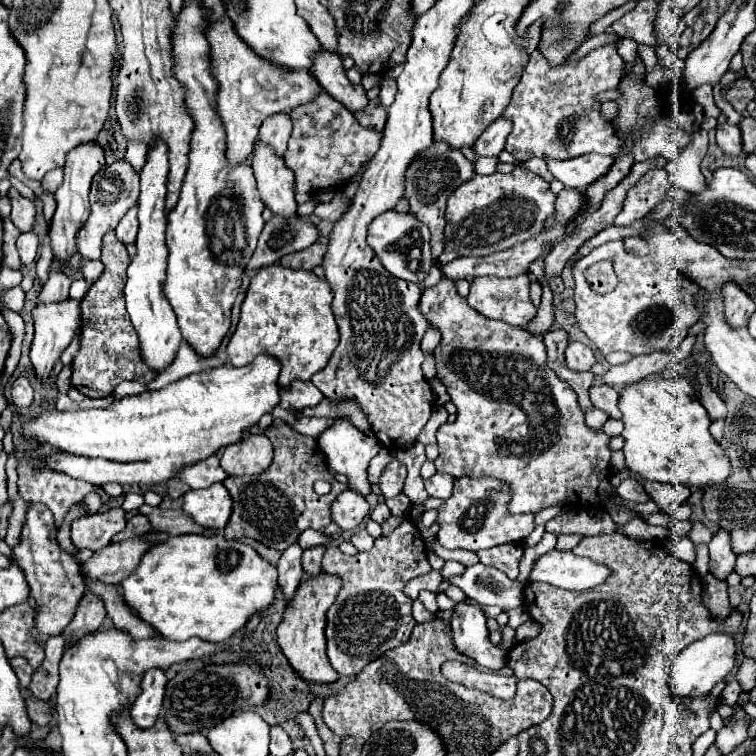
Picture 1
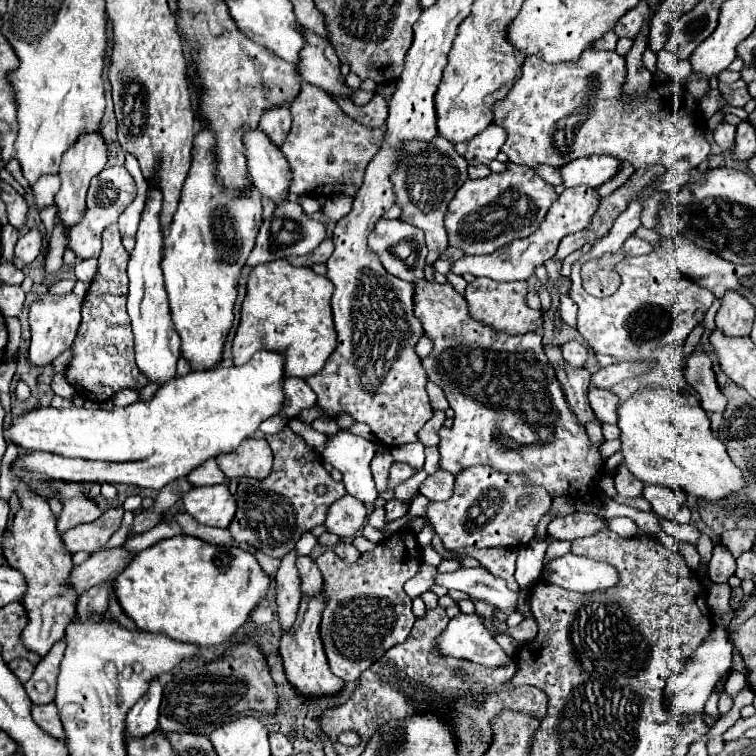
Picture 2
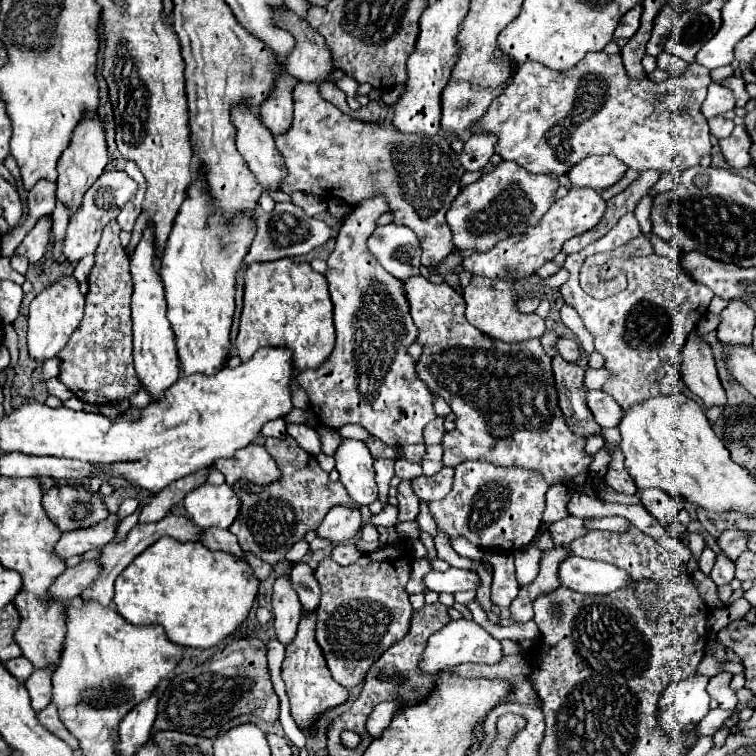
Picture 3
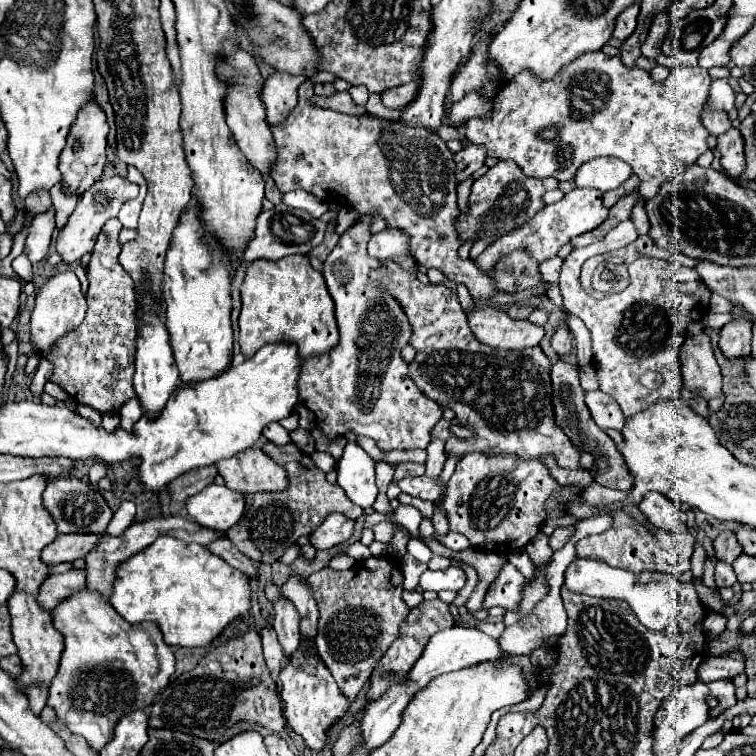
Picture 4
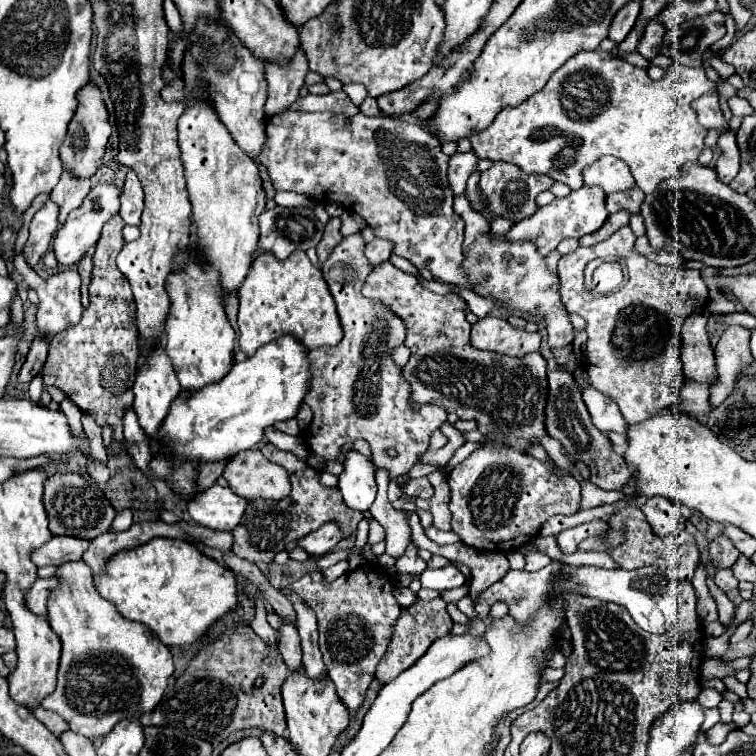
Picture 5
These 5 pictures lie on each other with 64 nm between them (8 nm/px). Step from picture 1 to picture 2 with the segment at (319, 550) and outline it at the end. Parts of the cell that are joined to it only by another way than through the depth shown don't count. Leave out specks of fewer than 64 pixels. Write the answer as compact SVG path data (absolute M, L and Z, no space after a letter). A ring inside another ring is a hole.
M300 556L296 560L298 576L300 576L300 590L302 596L314 598L322 592L322 580L320 580L320 570L316 568L316 562L310 556Z

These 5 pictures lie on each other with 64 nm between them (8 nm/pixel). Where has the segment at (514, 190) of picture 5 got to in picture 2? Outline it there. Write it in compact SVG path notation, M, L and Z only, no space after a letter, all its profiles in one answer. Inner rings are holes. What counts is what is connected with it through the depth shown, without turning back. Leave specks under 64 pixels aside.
M508 162L506 170L500 174L492 172L486 178L466 180L446 212L450 246L462 248L466 254L490 254L500 248L500 244L530 236L544 222L544 216L556 198L554 186L540 178L536 170L512 162Z

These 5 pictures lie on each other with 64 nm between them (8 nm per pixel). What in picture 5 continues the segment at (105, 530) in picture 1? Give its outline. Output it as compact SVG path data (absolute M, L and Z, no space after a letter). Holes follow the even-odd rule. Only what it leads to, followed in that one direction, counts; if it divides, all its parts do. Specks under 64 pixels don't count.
M54 536L44 546L30 552L30 560L36 566L48 566L48 564L60 566L60 564L70 562L70 560L80 560L84 550L88 548L88 544L90 544L88 540L74 540L74 538L66 538L66 536Z

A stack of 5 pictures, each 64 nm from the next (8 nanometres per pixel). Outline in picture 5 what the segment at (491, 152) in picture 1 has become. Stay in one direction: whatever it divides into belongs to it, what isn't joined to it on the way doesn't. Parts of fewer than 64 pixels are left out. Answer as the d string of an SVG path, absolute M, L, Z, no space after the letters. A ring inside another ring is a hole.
M466 152L466 154L454 154L448 162L448 184L450 184L450 190L456 196L464 194L466 190L466 180L468 176L474 172L474 166L476 166L478 158L474 152Z

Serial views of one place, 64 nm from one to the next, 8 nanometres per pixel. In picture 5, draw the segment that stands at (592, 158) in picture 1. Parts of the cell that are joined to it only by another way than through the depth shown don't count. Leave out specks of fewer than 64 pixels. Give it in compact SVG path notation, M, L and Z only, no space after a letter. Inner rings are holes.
M604 156L592 166L584 168L584 184L586 186L600 186L606 194L610 192L622 192L634 186L632 172L628 164L624 164L620 158Z

